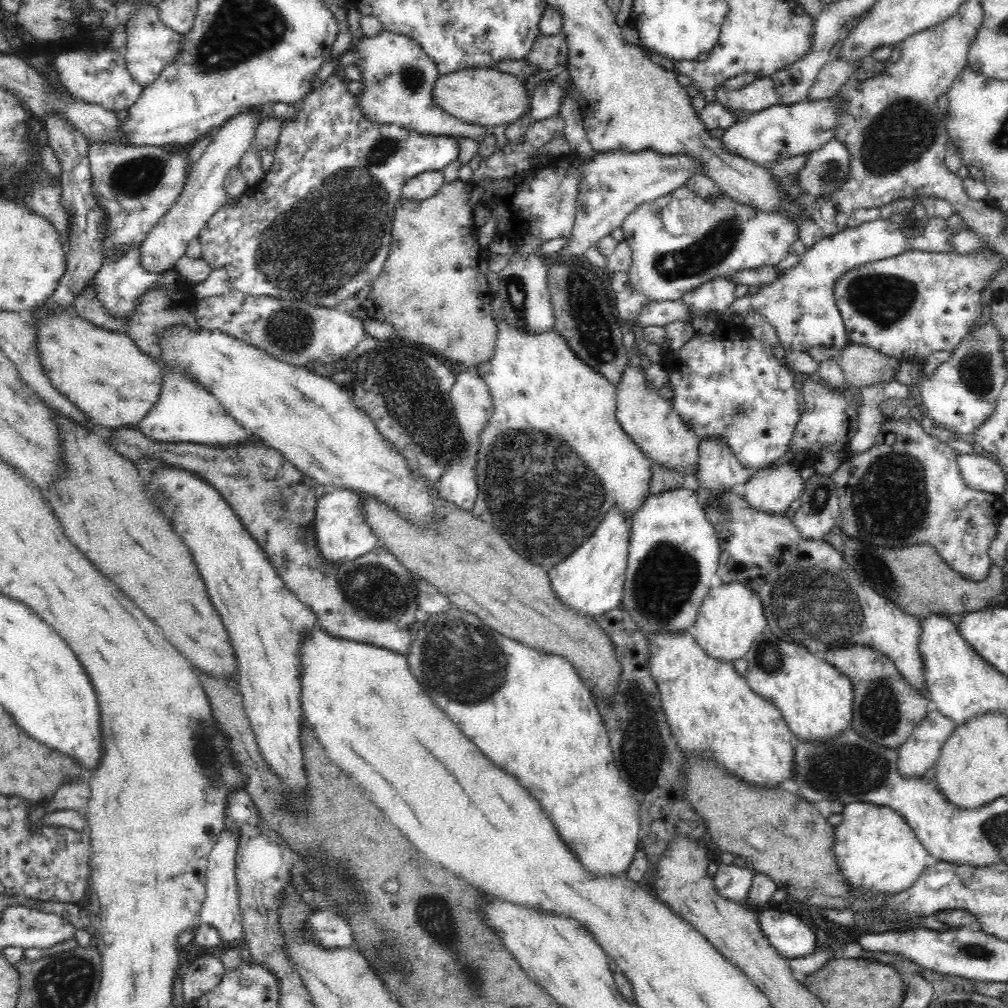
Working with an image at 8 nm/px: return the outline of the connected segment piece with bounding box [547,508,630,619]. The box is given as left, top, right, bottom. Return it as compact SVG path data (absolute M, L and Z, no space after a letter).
M612 508L578 550L574 550L564 562L547 570L552 591L564 607L592 619L620 604L627 568L629 532L630 523L627 525L623 513L618 508Z

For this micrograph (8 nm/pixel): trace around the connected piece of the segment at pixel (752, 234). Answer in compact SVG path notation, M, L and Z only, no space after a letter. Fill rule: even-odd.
M685 186L662 198L637 206L637 209L625 218L621 228L625 234L624 239L632 251L632 262L626 272L630 285L648 302L676 301L704 282L719 278L728 279L734 273L748 269L758 269L766 265L776 266L788 254L790 245L799 239L798 225L788 221L782 213L764 213L742 203L736 203L728 195L723 194L717 199L702 199L696 197ZM672 202L680 202L680 212L676 210L676 218L682 220L680 236L670 234L662 220L664 218L662 212L666 210L666 206L670 208Z

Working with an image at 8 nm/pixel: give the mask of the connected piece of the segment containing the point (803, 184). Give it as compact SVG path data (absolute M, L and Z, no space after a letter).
M835 138L828 141L826 146L820 150L812 152L807 156L804 166L796 172L796 185L805 201L814 201L816 199L824 202L829 200L831 194L834 194L846 182L850 172L850 153L846 149L844 142Z

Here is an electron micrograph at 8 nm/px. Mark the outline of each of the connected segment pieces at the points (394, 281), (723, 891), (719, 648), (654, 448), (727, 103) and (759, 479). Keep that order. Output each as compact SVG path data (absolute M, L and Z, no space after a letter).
M459 178L451 183L444 183L434 196L423 200L422 202L404 202L400 200L395 210L394 220L391 228L391 239L389 254L385 260L380 276L372 283L362 289L357 297L359 306L366 310L368 317L376 318L377 320L390 324L395 332L395 335L402 337L407 342L413 344L426 344L434 350L434 354L440 354L444 358L463 362L463 364L475 370L477 366L489 361L494 354L495 344L497 343L497 324L492 319L492 305L494 299L488 285L488 249L481 248L476 241L476 227L472 224L472 208L468 204L468 196L474 189L470 182L461 181Z
M734 864L718 865L717 873L712 879L714 889L720 897L741 903L746 898L755 870L742 868Z
M738 582L723 585L717 583L702 601L693 635L698 646L702 647L704 653L710 655L710 658L733 664L735 660L745 658L752 643L767 629L768 624L762 601L758 599L754 591L750 590L750 587Z
M640 351L625 368L622 380L615 386L617 419L622 430L652 462L682 475L692 476L699 469L699 442L694 431L672 409L663 390L644 383L643 356Z
M762 77L743 86L740 90L724 90L720 86L716 98L722 107L734 113L734 117L739 117L742 113L748 116L748 114L770 108L778 103L774 82L771 78Z
M790 461L776 468L764 467L753 472L752 477L743 486L745 500L754 510L770 514L771 516L789 515L788 510L792 502L803 494L805 483L800 479L796 462Z

